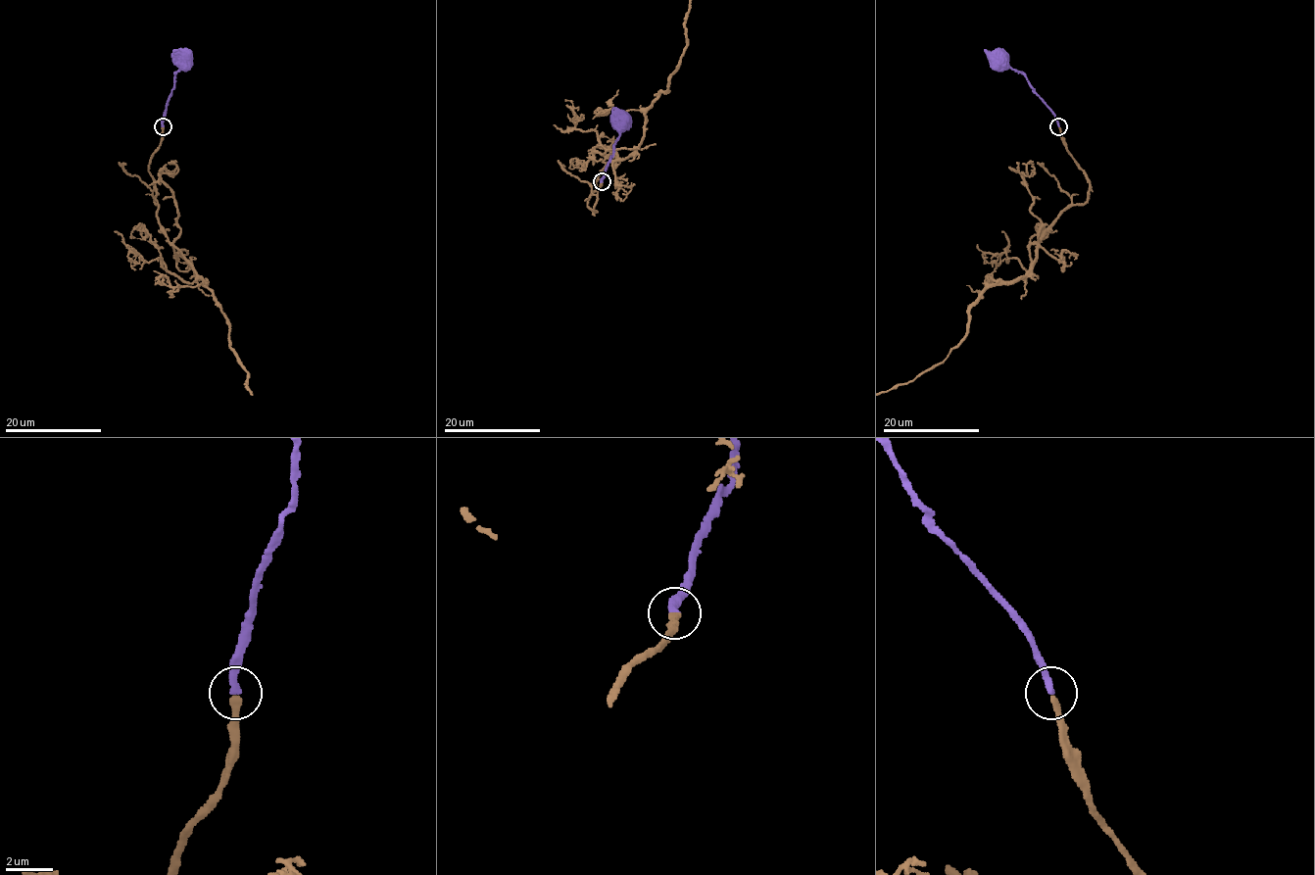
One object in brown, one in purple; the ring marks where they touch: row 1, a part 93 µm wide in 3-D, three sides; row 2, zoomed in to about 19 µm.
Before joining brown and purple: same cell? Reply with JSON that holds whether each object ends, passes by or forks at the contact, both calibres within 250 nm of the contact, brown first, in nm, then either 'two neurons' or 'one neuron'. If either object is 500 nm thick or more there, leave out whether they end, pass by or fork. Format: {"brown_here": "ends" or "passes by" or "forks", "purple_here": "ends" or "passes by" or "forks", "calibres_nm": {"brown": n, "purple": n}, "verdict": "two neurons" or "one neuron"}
{"brown_here": "ends", "purple_here": "ends", "calibres_nm": {"brown": 320, "purple": 320}, "verdict": "one neuron"}

